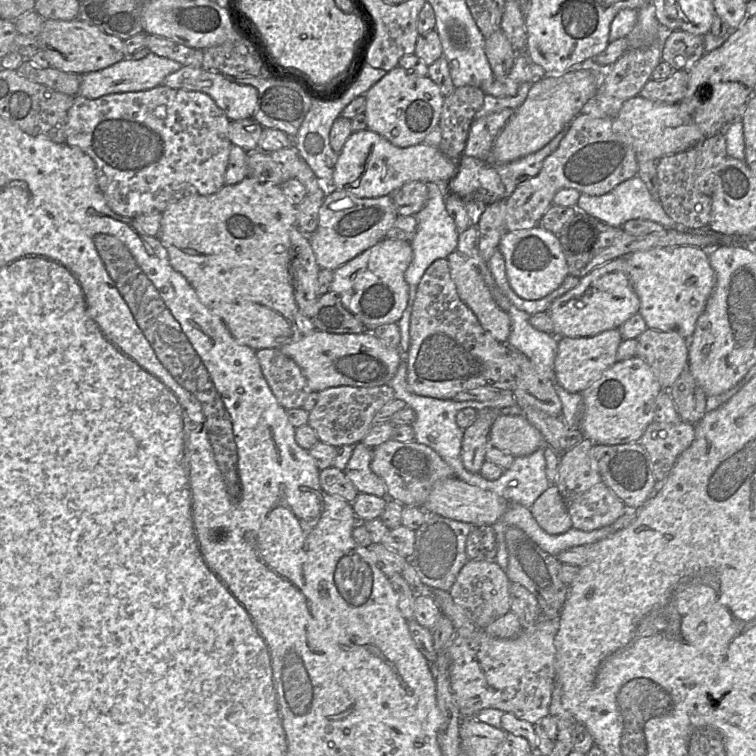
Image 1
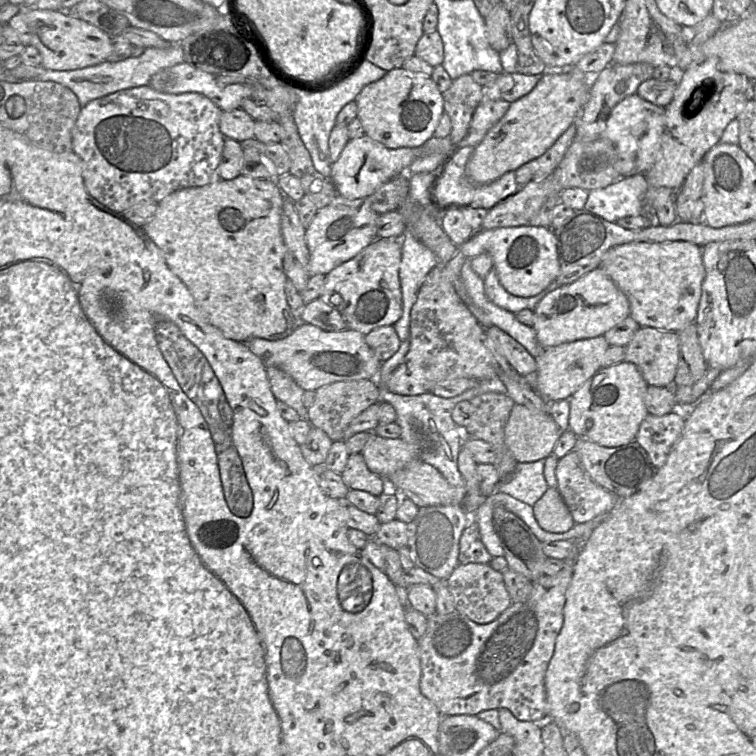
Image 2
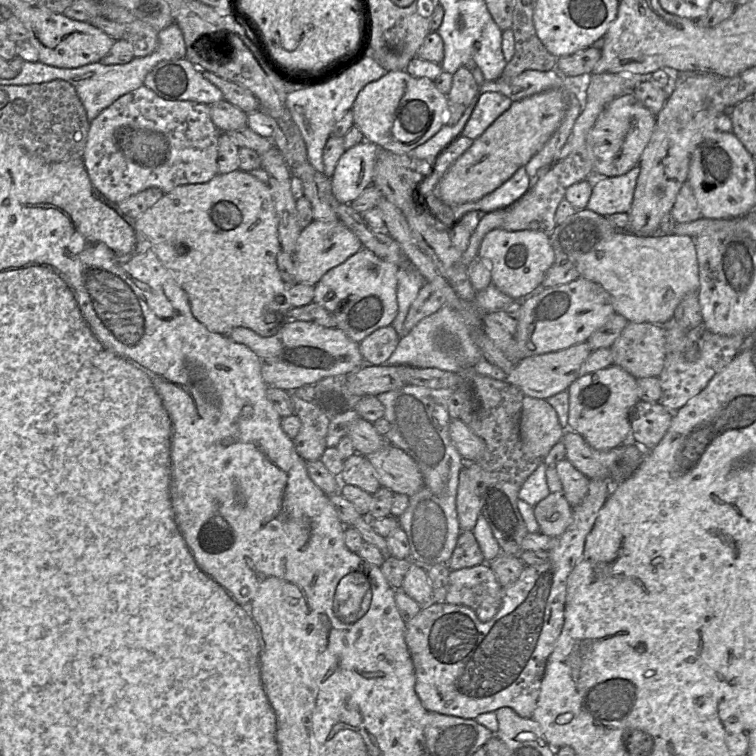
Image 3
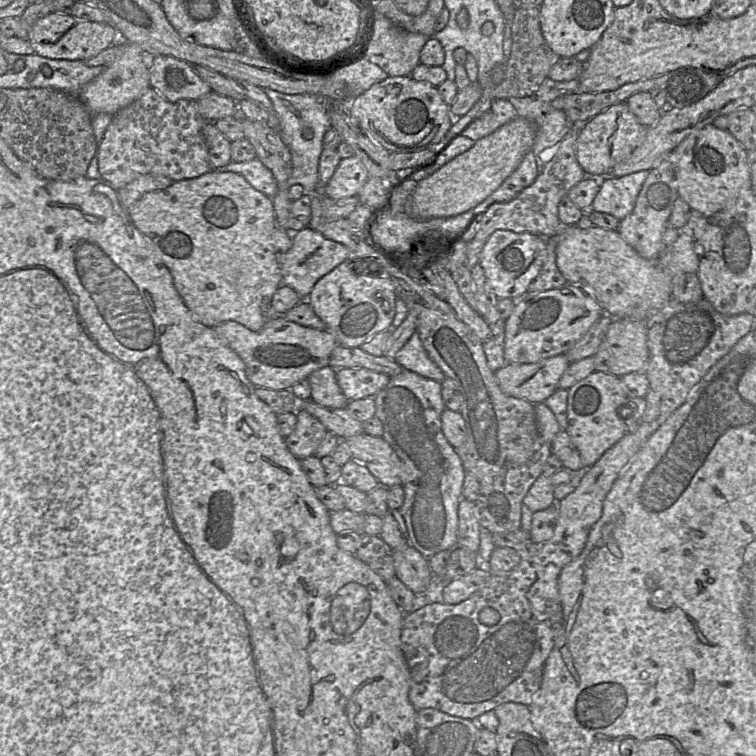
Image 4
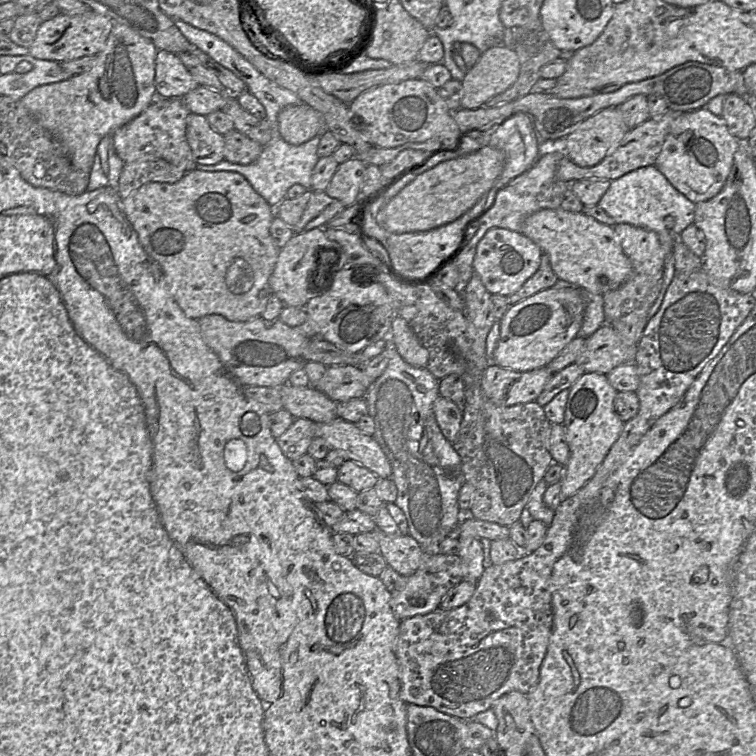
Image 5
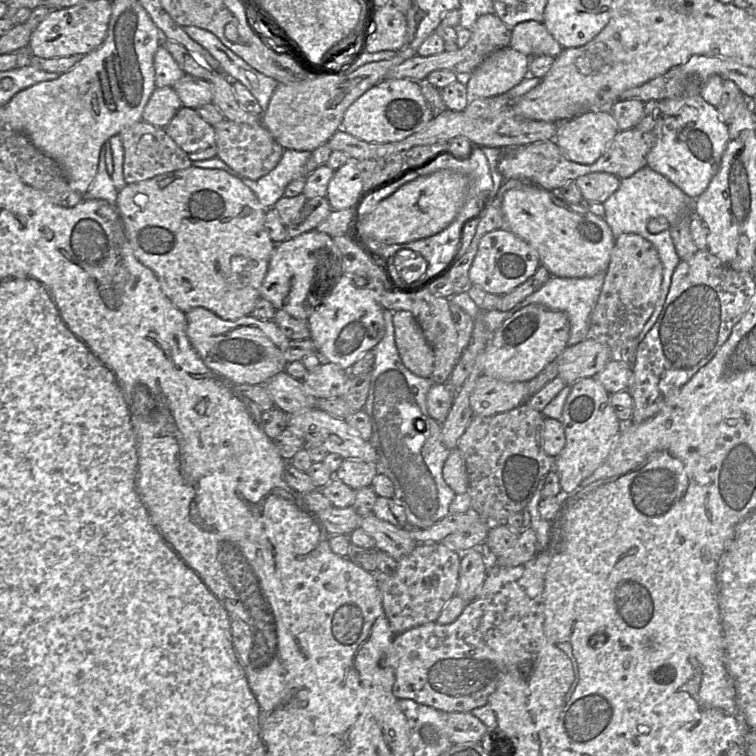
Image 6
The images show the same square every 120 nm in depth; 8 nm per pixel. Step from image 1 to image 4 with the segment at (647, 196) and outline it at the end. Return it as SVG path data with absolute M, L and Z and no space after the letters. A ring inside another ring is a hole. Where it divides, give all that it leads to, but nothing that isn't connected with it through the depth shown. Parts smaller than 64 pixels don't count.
M643 170L619 178L602 177L589 211L607 213L623 220L633 211L648 174L649 171Z

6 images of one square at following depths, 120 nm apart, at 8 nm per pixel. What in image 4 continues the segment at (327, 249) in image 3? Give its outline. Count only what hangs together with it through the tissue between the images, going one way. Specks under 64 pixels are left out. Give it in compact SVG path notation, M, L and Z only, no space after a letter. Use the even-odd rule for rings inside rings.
M306 227L292 233L292 247L281 263L282 285L291 287L303 300L307 300L312 287L306 286L314 286L320 278L346 261L347 258L348 249L343 244L330 240L320 232Z

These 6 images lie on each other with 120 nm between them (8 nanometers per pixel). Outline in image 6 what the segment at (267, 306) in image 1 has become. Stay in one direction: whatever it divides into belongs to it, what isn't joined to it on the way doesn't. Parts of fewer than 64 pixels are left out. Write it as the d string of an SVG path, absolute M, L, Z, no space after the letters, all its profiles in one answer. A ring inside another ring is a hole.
M190 166L187 169L161 174L148 180L126 184L118 192L116 206L134 255L139 262L155 273L163 293L179 310L187 313L193 308L203 307L212 311L221 319L229 321L235 321L251 314L256 301L261 297L260 288L268 271L276 244L271 240L264 225L265 213L268 208L262 206L254 192L239 178L222 169L204 169Z

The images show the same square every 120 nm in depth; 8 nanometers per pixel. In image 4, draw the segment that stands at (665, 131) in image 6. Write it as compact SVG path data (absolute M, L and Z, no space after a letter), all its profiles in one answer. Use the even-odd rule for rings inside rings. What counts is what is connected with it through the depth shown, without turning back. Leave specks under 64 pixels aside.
M706 125L695 134L691 134L678 144L669 154L677 182L678 197L682 198L691 208L703 216L712 215L738 196L740 191L751 189L750 170L747 152L735 137L728 131Z

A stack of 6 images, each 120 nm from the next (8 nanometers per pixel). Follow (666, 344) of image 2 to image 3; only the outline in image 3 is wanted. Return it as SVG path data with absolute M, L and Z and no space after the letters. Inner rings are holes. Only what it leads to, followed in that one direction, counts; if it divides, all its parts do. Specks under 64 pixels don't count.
M629 322L610 347L613 365L638 378L658 377L666 357L666 331L652 323Z

